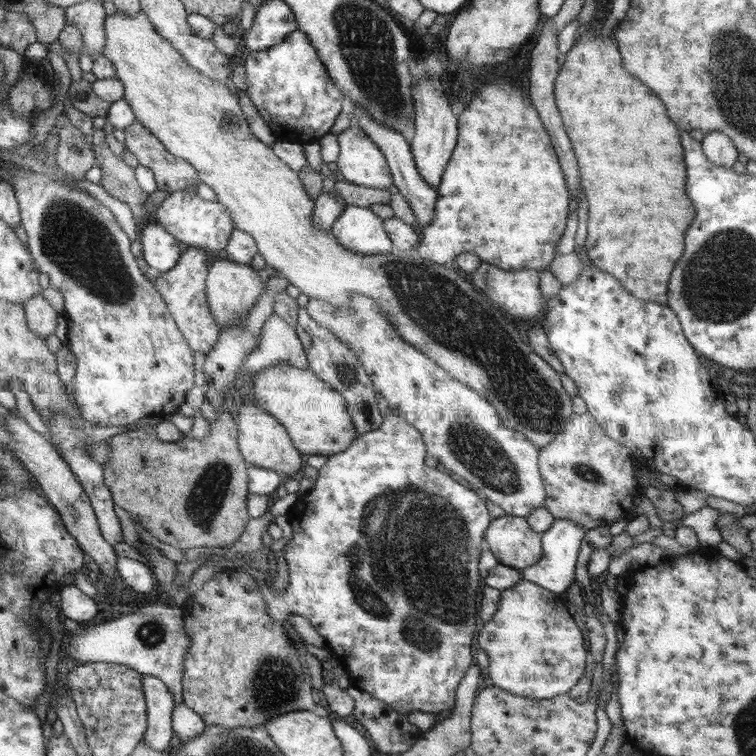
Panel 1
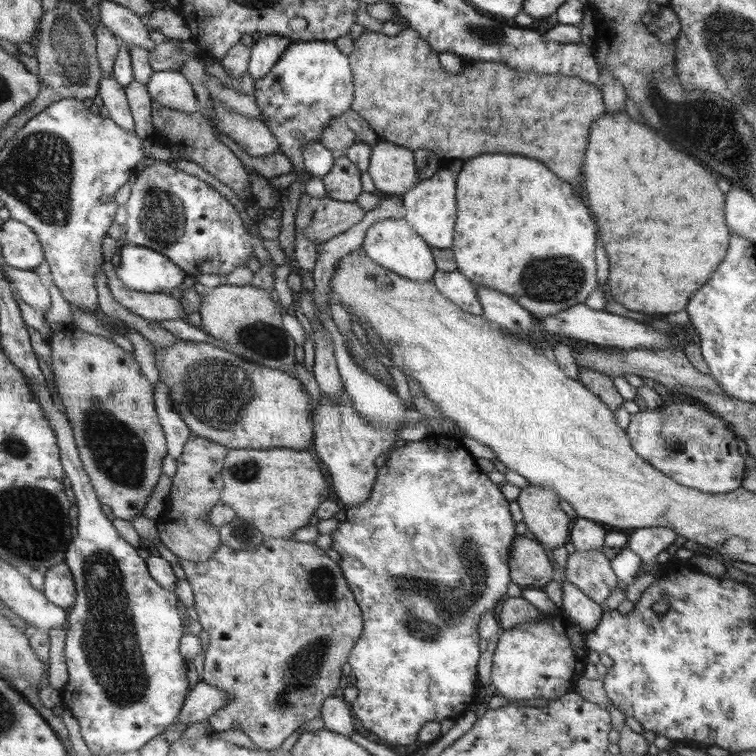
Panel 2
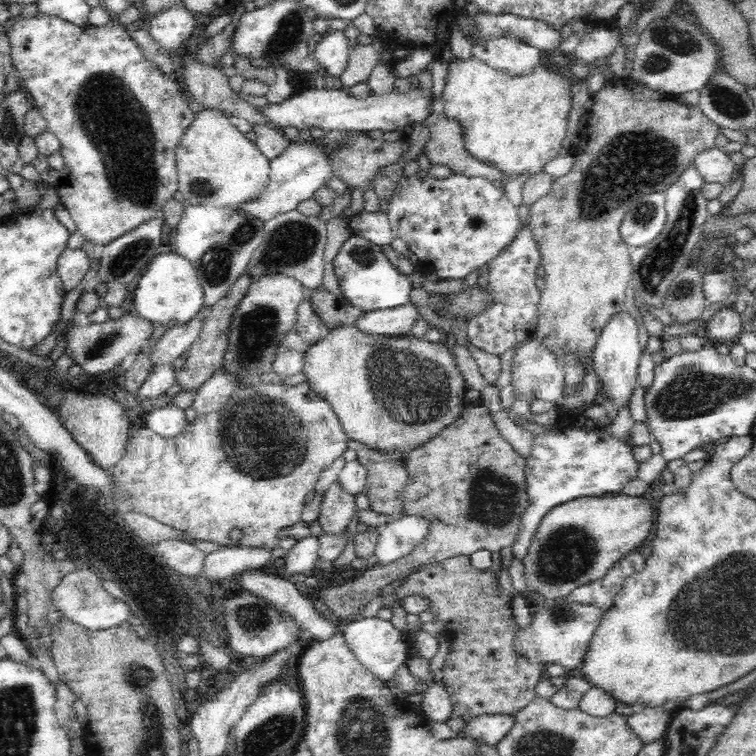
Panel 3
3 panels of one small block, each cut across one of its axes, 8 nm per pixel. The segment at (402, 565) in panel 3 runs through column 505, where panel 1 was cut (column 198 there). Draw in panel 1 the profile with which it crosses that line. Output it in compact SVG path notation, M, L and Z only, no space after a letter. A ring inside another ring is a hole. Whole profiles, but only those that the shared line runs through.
M220 404L215 407L216 420L210 425L210 431L200 439L192 439L183 437L176 442L164 442L156 436L156 430L154 425L145 425L137 428L136 430L128 430L113 437L108 437L108 445L110 445L110 458L108 458L108 464L105 468L105 485L112 491L113 501L124 508L128 512L131 518L138 522L145 530L149 531L152 536L156 536L158 540L163 541L174 548L180 548L180 550L186 550L187 548L198 548L199 546L212 546L218 548L225 548L235 543L240 538L240 535L246 528L246 523L251 519L248 509L246 508L246 500L248 500L249 488L248 488L248 475L246 470L246 460L240 452L237 438L238 427L236 427L236 418L232 414L232 410L225 404Z

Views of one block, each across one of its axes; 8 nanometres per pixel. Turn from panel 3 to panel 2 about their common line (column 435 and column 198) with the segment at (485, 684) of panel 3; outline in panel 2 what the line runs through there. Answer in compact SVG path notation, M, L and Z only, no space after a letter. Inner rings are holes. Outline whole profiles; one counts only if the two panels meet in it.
M265 537L260 546L254 550L234 550L231 546L220 545L214 556L206 562L190 562L184 558L178 558L180 566L184 569L186 580L194 593L194 608L198 612L198 622L203 630L210 634L210 644L204 654L204 674L202 682L226 691L230 698L226 700L224 708L216 710L210 715L208 722L214 732L222 732L234 728L240 728L250 737L256 747L266 751L274 751L282 748L284 740L294 734L304 722L310 722L320 714L320 706L325 704L328 696L334 694L334 690L340 686L342 676L342 664L348 660L357 645L361 634L364 632L365 618L362 618L361 606L358 606L357 597L350 589L348 579L337 562L326 554L326 549L313 542L298 542L292 539Z

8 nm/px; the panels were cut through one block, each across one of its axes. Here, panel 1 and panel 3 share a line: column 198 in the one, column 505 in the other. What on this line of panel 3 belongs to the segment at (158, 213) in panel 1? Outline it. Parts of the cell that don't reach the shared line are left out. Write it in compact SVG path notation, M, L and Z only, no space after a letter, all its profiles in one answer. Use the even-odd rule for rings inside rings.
M453 173L444 179L427 176L424 180L418 180L416 176L412 176L402 180L390 200L388 220L392 224L395 236L408 244L408 250L416 254L419 264L438 264L425 268L428 268L427 273L438 276L440 280L464 279L471 272L480 269L492 258L496 258L516 238L524 225L518 217L518 207L506 198L494 182L482 177L470 178L468 175Z

